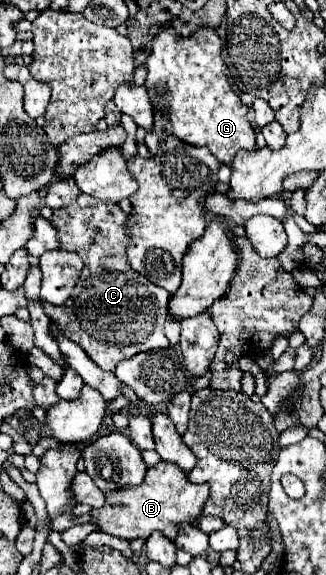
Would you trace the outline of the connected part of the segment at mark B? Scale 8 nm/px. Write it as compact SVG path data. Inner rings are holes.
M159 462L147 470L141 486L129 486L107 494L107 504L99 510L91 510L93 522L107 534L119 536L125 540L149 538L153 532L165 534L169 540L175 540L179 534L179 524L199 526L203 514L205 498L209 496L209 484L193 484L187 480L187 474L169 462Z

